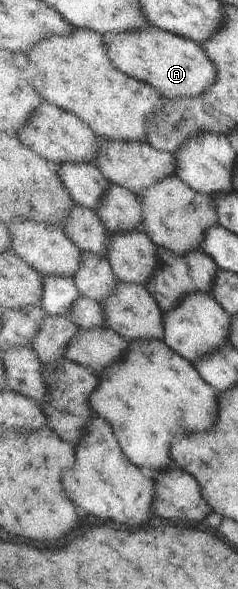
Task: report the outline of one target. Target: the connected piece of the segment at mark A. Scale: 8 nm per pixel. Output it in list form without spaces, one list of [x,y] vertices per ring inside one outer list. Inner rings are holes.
[[[156,25],[103,36],[112,62],[128,76],[152,85],[163,97],[198,97],[209,92],[219,74],[216,64],[195,40]]]

